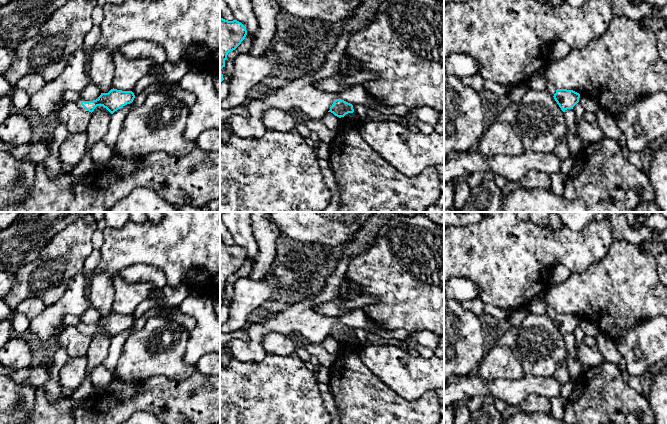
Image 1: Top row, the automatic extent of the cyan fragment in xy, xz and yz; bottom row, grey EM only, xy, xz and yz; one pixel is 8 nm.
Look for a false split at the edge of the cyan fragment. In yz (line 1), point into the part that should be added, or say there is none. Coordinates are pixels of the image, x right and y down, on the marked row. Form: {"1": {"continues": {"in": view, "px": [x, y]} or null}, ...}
{"1": {"continues": null}}

